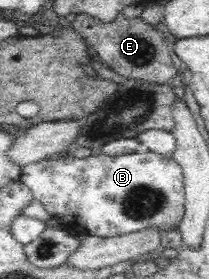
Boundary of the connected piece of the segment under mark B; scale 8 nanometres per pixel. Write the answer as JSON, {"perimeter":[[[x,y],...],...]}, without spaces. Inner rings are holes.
{"perimeter":[[[141,149],[132,154],[108,156],[104,153],[77,158],[69,153],[60,159],[44,159],[23,166],[22,181],[32,192],[33,198],[44,205],[51,216],[73,227],[79,233],[108,238],[156,229],[160,234],[178,230],[185,213],[185,188],[181,166],[169,156]]]}

